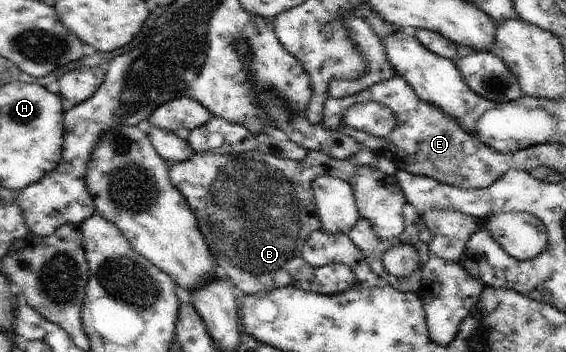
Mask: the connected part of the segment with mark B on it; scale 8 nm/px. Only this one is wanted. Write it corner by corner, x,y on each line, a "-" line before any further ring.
363,148
354,154
350,160
336,160
324,152
309,151
300,161
284,160
276,155
252,151
246,154
218,154
194,153
192,158
173,164
170,168
170,182
184,196
192,214
198,220
200,232
210,246
212,258
216,258
218,273
229,279
233,286
240,288
244,294
268,294
274,288
294,286
298,290
336,296
345,290
352,290
357,284
353,270
340,263
314,266
302,254
302,248
310,233
320,229
320,216
312,190
312,181
317,176
330,175
342,179
347,183
356,174
358,166
371,166
382,170
384,174
396,176
398,168
395,163
373,150

